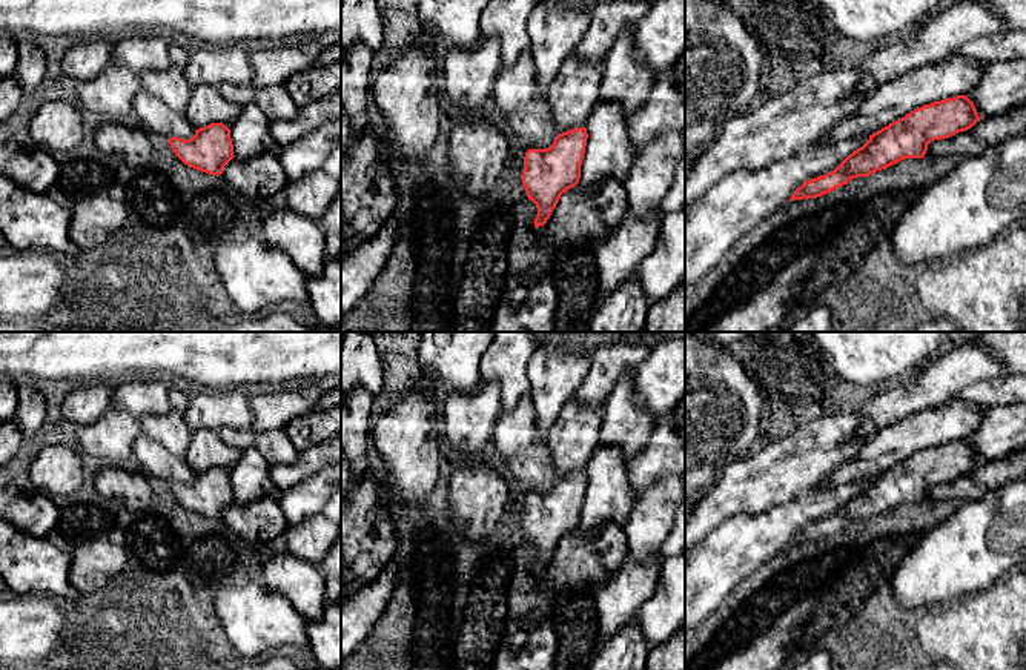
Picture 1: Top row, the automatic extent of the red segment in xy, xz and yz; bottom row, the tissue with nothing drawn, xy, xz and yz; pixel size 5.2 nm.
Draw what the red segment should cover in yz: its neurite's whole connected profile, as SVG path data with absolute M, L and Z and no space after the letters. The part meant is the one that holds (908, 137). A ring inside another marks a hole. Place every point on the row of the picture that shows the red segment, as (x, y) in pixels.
M957 95L917 108L869 135L869 140L849 154L832 172L805 181L794 191L789 201L822 197L846 184L852 178L869 177L871 174L886 169L905 158L923 158L931 141L949 138L958 132L968 131L980 118L981 117L977 114L974 103L966 95Z

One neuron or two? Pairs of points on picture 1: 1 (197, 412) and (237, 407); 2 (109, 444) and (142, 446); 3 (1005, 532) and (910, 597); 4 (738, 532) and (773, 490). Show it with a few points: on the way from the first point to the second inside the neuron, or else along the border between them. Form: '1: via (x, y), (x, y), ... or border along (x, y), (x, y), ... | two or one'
1: via (206, 411), (228, 407) | one
2: border along (142, 432), (134, 441), (131, 464) | two
3: via (982, 541), (968, 552), (951, 558), (933, 573) | one
4: border along (787, 500), (757, 514), (738, 514), (719, 526) | two

